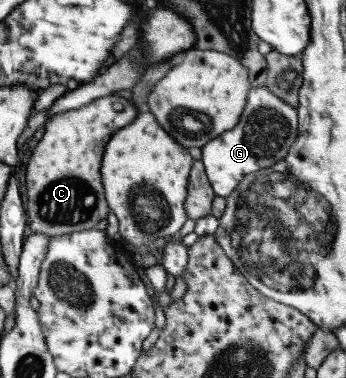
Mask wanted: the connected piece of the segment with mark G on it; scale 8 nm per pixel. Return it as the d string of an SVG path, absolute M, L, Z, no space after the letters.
M264 85L250 87L238 124L200 147L199 162L204 167L213 194L225 199L246 174L278 163L286 156L289 146L297 138L297 127L295 108L284 104Z

